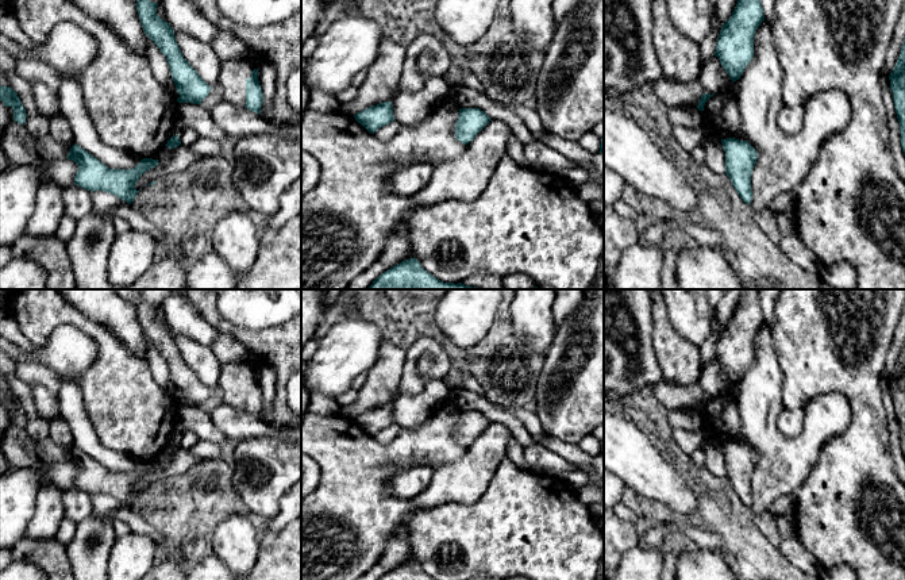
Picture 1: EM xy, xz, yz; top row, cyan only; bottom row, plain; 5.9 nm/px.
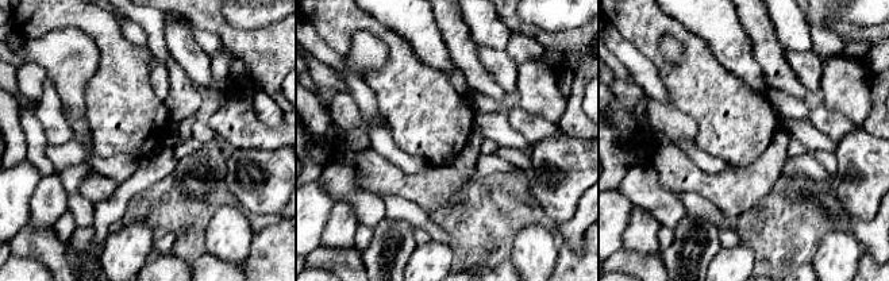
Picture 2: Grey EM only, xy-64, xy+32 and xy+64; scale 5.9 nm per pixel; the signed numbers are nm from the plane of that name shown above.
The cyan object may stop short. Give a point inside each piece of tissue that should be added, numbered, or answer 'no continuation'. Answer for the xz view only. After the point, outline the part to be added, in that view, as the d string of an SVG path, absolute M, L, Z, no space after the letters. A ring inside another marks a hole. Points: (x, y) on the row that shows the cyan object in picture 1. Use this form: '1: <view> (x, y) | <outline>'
no continuation

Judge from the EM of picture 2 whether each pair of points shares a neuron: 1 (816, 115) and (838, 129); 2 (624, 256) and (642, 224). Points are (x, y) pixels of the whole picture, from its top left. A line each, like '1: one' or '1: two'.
1: one
2: two

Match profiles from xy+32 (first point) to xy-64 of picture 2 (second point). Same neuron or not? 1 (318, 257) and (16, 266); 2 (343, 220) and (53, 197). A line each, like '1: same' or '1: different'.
1: different
2: same

